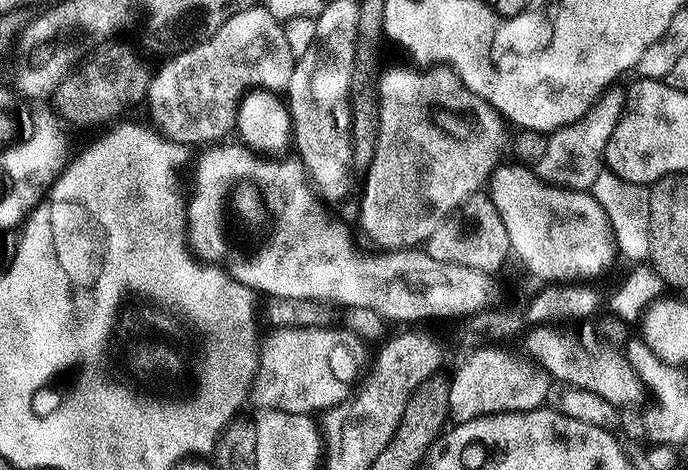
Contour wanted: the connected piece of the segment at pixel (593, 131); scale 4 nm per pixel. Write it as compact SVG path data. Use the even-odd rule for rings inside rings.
M623 87L606 88L585 116L551 133L546 142L546 155L534 166L536 177L555 188L588 192L600 172L605 171L606 142L610 142L610 134L614 134L614 126L618 126L627 101L628 94Z

